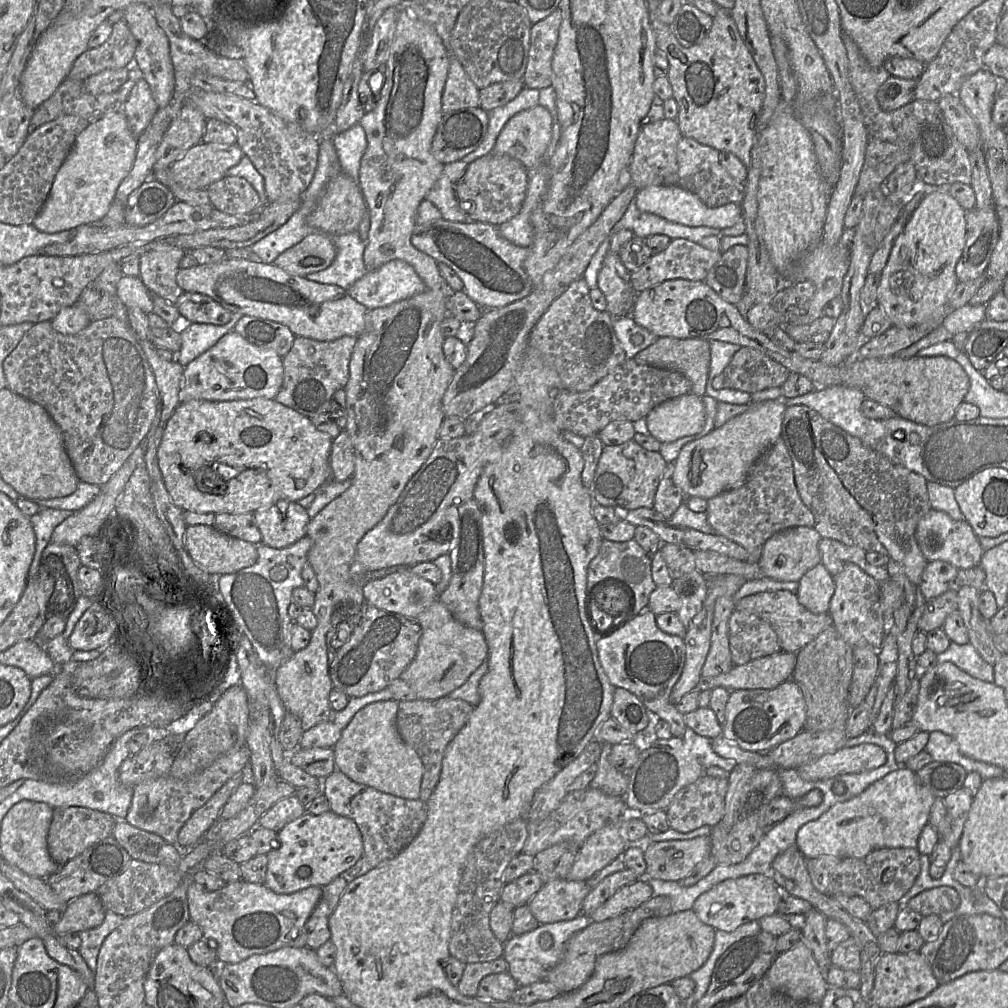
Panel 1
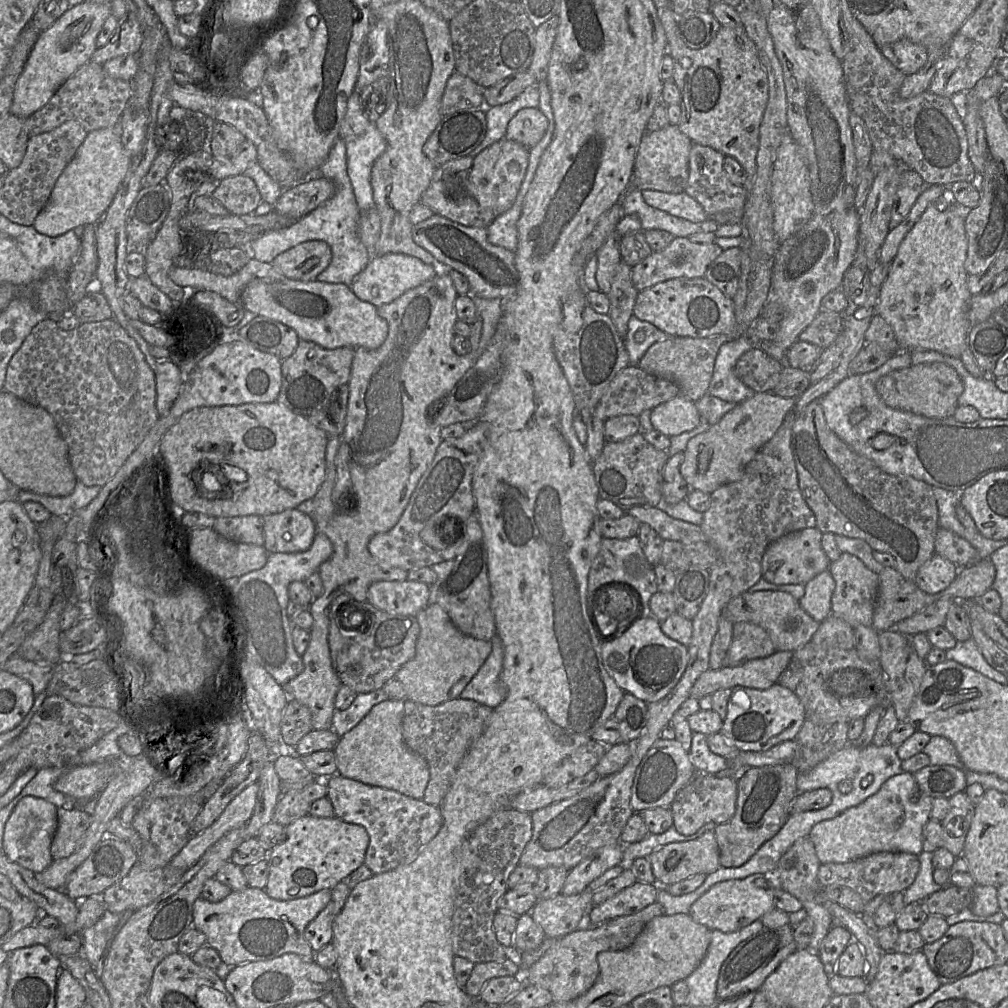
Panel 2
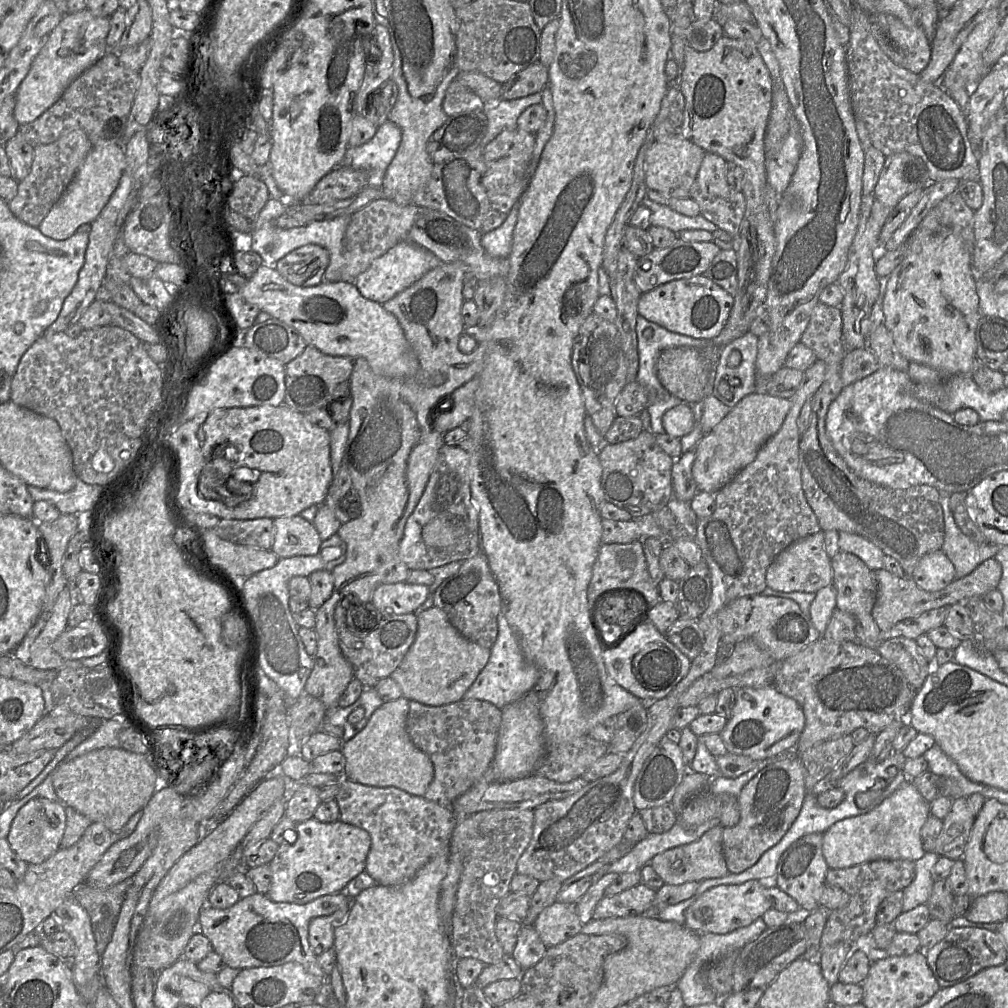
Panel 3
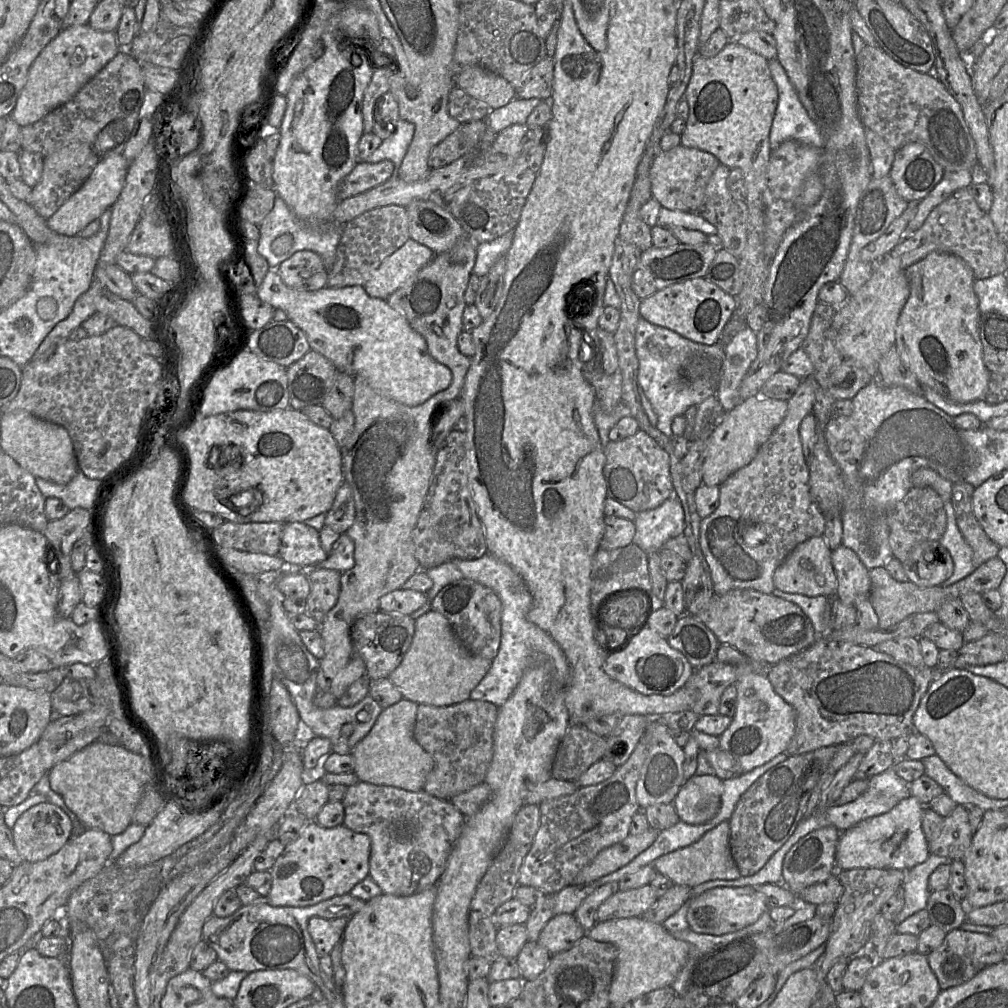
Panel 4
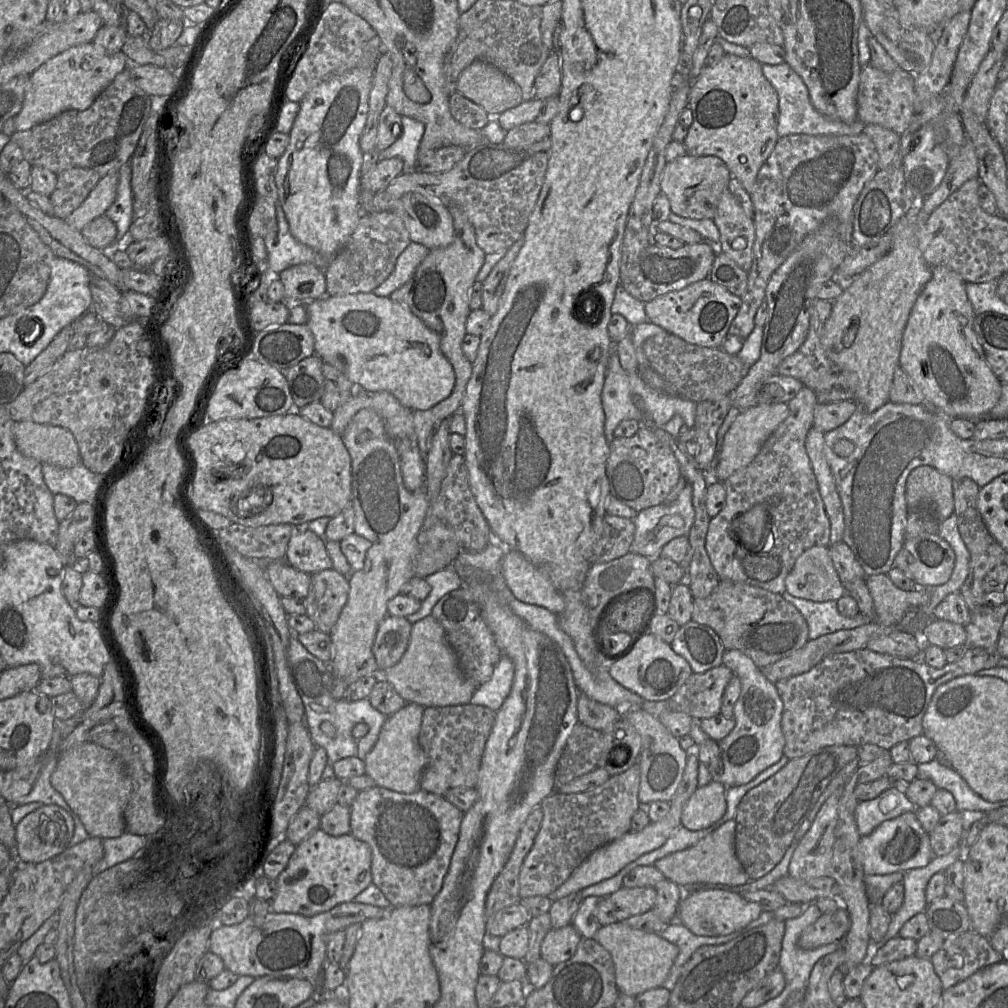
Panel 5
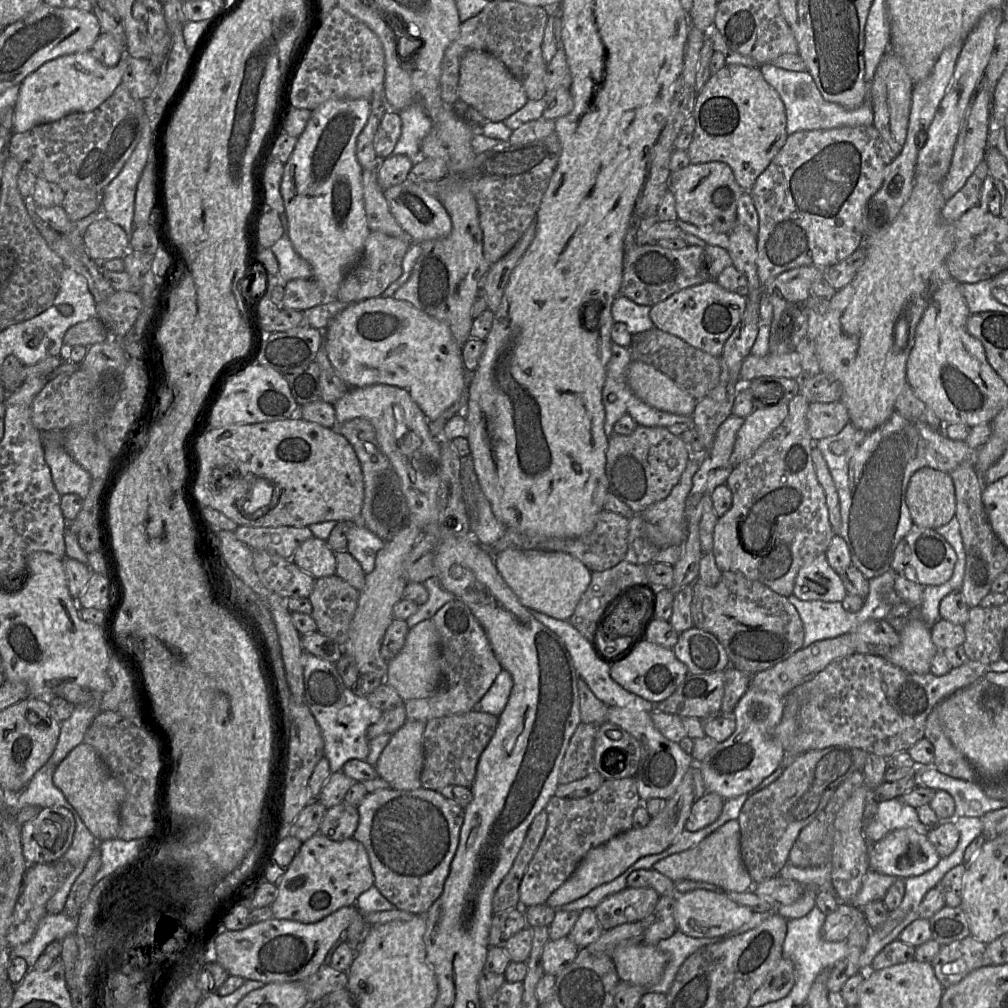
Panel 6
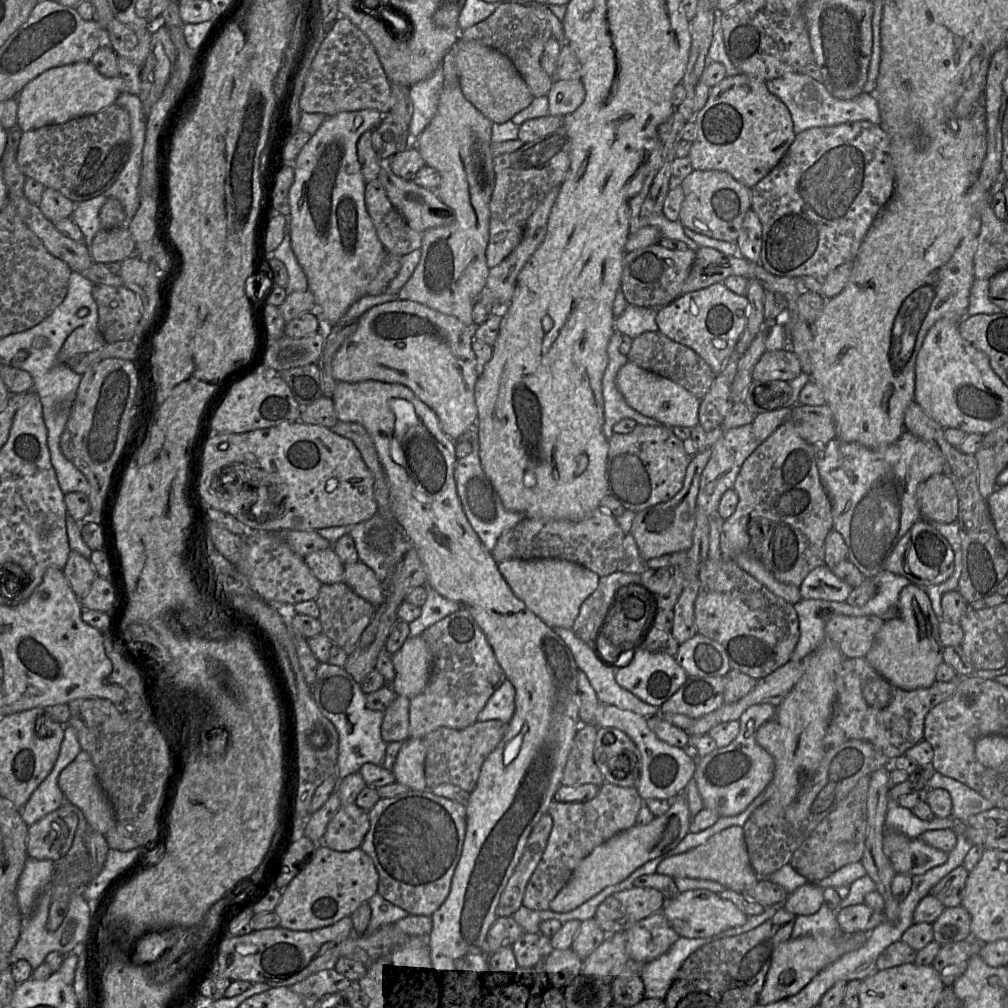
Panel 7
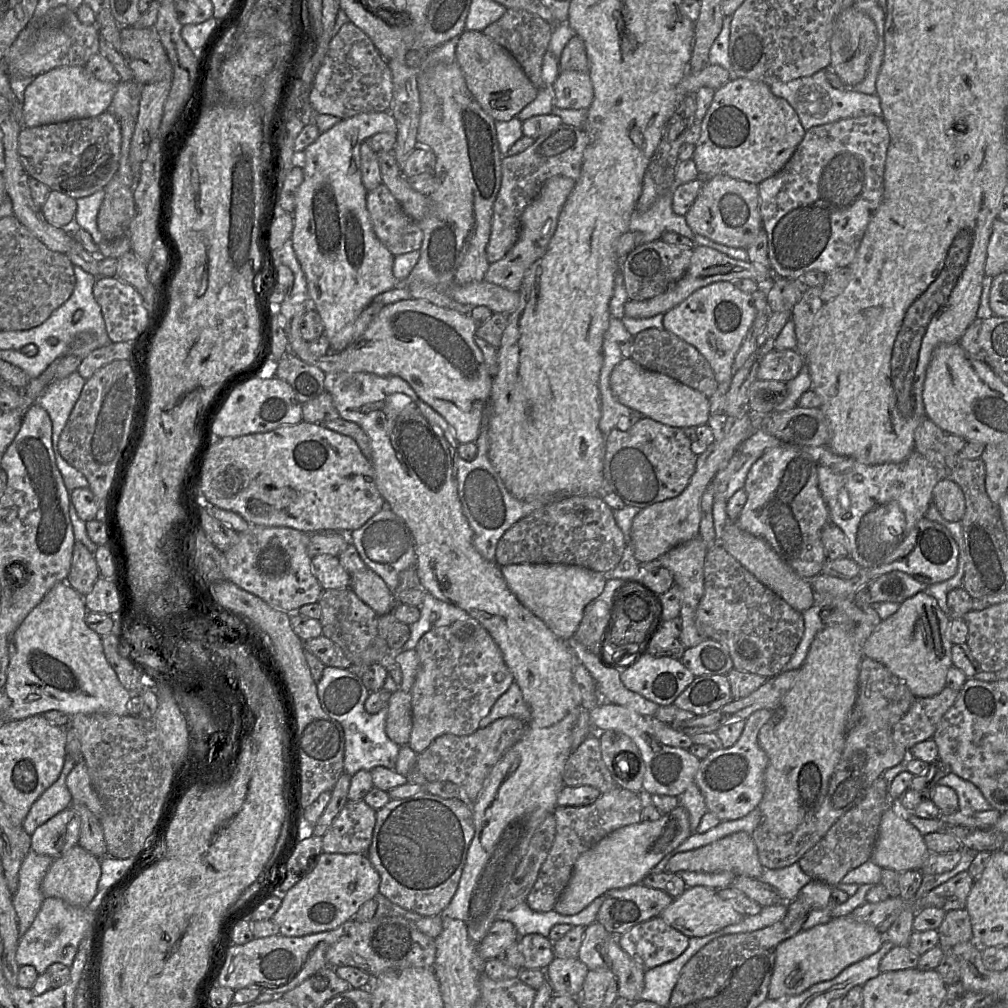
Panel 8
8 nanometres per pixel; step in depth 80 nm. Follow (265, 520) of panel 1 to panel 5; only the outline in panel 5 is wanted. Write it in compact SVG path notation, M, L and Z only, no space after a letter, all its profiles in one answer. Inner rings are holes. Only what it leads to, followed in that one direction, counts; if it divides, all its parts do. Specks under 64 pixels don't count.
M300 528L289 540L285 561L293 568L308 575L332 569L332 561L326 551L326 540L312 531Z

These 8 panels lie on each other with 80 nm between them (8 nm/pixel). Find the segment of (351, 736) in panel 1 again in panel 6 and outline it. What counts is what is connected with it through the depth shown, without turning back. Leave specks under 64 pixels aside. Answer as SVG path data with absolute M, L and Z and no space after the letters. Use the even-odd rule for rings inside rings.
M406 721L390 736L381 752L374 767L378 777L385 780L390 789L412 791L421 788L425 724L422 721Z

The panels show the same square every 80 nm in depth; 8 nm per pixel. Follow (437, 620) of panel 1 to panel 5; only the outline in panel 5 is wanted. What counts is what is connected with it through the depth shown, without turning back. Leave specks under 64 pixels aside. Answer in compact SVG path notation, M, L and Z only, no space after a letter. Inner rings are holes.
M432 615L412 625L409 645L404 655L397 664L380 675L406 703L415 703L425 708L468 704L478 688L476 682L462 673L443 627Z

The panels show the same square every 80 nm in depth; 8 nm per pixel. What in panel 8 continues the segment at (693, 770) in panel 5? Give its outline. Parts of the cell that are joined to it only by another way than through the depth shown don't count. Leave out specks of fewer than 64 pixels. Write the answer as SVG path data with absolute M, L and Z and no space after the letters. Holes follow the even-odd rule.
M681 805L656 821L640 821L614 830L578 857L554 911L562 915L574 915L609 890L640 884L665 855L691 834L689 814Z

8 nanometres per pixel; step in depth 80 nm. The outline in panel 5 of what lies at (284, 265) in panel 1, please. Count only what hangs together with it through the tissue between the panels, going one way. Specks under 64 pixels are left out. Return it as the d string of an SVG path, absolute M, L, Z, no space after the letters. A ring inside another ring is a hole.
M312 263L291 266L280 274L284 287L283 303L289 310L326 296L326 277L324 270Z

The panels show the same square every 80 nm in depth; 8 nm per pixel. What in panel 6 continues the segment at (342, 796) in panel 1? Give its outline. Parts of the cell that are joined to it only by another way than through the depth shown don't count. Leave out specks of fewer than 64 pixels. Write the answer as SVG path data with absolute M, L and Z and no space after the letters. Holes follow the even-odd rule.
M419 788L412 791L381 789L368 793L357 807L359 823L353 838L366 849L374 874L374 885L397 909L414 915L425 915L443 892L457 851L464 809L443 797L439 791Z

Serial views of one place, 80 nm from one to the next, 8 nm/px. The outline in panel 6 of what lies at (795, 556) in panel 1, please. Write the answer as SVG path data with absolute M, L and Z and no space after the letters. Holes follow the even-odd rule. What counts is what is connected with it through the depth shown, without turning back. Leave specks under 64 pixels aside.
M826 553L802 566L796 576L793 595L802 601L842 602L847 591L831 568Z

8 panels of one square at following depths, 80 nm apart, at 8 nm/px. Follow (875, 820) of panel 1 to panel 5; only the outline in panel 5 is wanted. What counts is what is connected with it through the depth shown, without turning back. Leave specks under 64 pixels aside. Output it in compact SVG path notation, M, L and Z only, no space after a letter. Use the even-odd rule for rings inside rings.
M906 812L882 822L872 833L860 838L860 860L866 875L885 875L927 866L935 857L927 832L920 824L916 812Z

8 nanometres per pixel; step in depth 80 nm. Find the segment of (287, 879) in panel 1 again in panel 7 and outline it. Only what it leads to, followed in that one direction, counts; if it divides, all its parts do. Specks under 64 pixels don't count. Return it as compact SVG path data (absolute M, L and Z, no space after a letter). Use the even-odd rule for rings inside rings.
M317 844L309 863L291 880L281 892L281 899L274 909L280 926L294 931L311 931L335 924L350 916L363 903L378 892L379 875L372 859L361 849L347 852L332 850L323 844Z

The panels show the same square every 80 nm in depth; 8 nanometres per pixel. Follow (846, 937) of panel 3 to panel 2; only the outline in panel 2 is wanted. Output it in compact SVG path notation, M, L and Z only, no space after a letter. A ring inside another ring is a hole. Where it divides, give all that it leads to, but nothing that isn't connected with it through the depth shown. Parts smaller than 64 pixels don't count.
M879 852L852 862L821 863L817 878L822 888L840 885L858 893L864 902L861 916L870 922L871 917L883 900L892 893L903 892L907 889L914 882L919 870L918 855L906 852Z

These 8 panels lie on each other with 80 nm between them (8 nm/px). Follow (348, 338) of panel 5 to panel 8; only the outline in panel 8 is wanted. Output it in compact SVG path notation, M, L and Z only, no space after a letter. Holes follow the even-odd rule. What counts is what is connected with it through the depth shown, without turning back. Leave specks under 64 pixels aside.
M403 300L384 306L366 331L346 349L311 358L307 364L319 368L327 376L361 372L380 377L400 377L425 404L445 419L459 444L475 442L485 423L494 376L475 342L477 328L470 314L441 308L426 300Z

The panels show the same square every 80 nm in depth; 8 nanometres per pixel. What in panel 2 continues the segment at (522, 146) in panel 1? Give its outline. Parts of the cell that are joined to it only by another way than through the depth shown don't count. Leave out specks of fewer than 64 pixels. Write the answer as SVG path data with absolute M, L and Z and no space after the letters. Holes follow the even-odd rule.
M538 107L524 108L510 120L504 137L530 150L544 137L547 128L548 119Z

